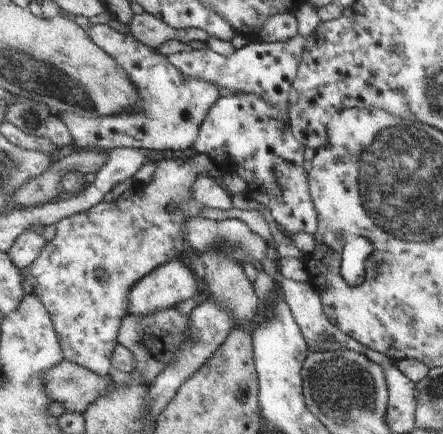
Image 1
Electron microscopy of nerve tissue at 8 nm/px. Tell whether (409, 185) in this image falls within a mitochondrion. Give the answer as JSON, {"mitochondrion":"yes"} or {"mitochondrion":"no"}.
{"mitochondrion":"yes"}

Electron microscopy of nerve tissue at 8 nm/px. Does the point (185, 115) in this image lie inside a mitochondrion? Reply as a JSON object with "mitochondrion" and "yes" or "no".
{"mitochondrion":"no"}

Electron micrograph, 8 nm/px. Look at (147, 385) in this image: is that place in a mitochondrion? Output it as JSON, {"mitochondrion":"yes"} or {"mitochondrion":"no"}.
{"mitochondrion":"no"}

